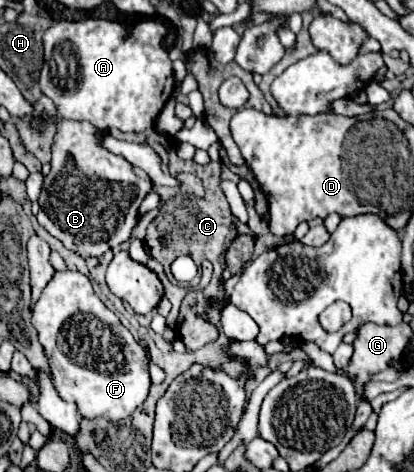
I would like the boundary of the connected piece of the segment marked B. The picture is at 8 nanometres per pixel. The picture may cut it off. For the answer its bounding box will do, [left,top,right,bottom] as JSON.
[39,121,153,259]

